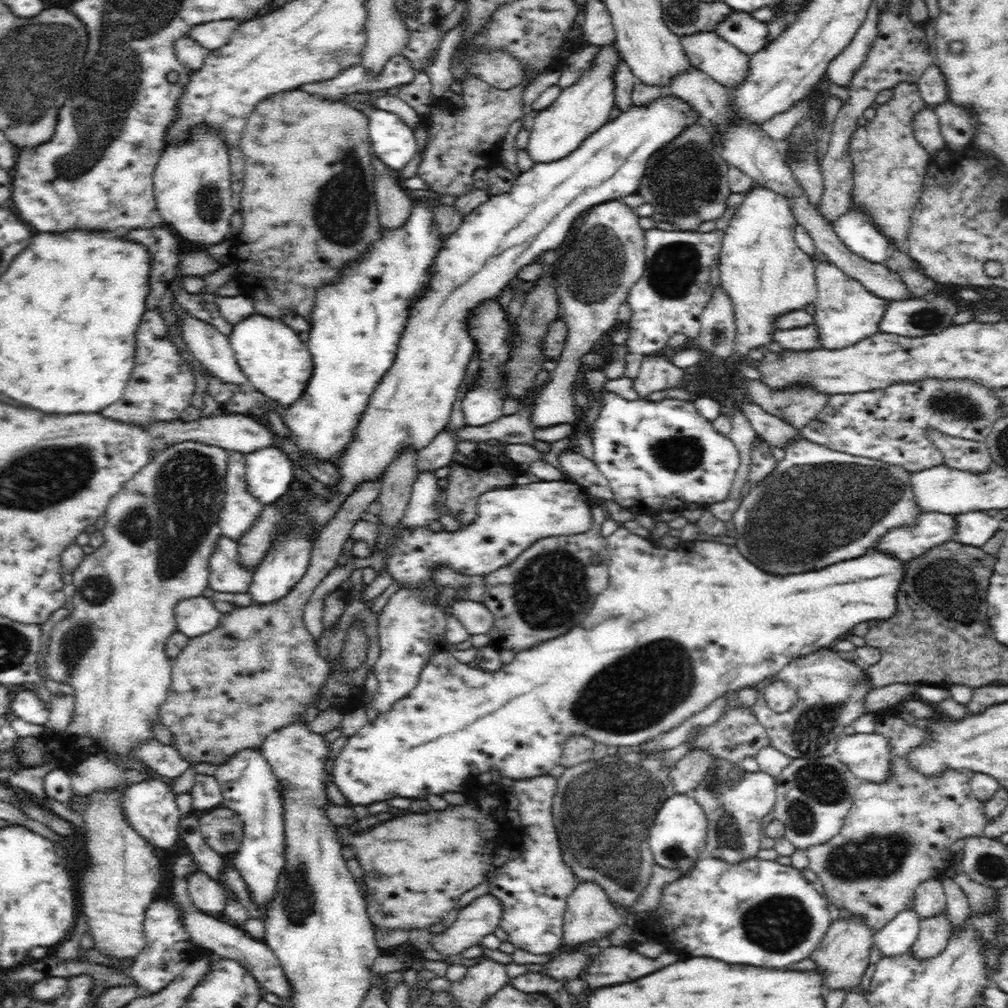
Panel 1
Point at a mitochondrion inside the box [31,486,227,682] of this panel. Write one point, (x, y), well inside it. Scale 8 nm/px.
(79, 639)

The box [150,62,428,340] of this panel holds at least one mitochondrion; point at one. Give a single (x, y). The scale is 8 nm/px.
(341, 213)

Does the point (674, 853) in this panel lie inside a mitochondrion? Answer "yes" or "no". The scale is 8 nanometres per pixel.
yes

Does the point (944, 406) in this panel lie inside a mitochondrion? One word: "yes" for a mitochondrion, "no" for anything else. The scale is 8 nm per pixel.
yes

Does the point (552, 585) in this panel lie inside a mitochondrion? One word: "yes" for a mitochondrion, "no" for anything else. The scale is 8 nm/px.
yes

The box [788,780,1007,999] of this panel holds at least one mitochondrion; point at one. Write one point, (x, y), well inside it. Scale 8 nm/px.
(877, 857)

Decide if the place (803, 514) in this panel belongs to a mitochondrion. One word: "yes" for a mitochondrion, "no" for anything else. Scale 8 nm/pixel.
yes

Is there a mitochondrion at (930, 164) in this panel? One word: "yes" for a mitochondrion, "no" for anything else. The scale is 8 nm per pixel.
no

